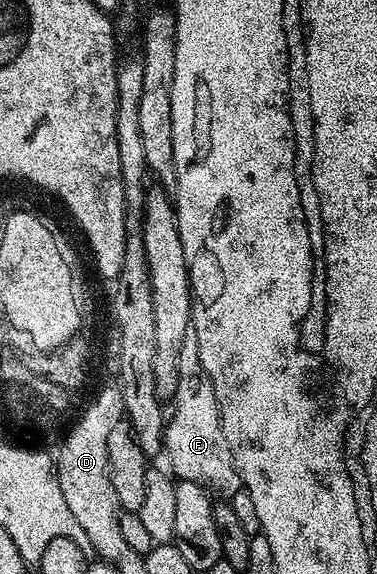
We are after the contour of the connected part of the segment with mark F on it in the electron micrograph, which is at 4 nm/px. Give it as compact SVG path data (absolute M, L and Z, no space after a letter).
M192 329L185 332L185 340L181 343L181 357L177 360L177 392L173 405L175 415L172 418L170 415L163 432L165 458L171 461L170 473L176 479L195 482L216 495L219 493L219 496L237 493L243 481L235 466L229 440L225 440L215 389L205 368L201 368L197 336Z

